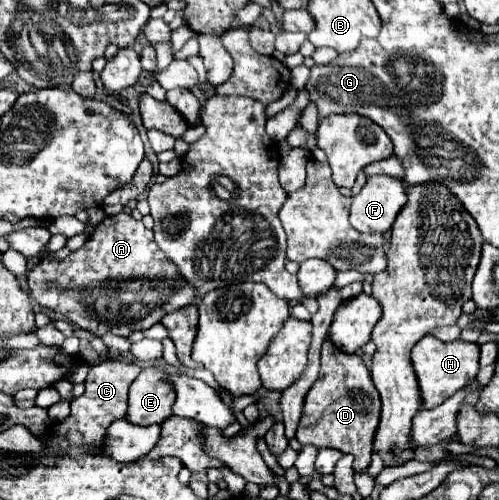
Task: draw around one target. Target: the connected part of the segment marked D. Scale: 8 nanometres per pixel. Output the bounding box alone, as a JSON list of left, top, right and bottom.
[297,340,381,472]

